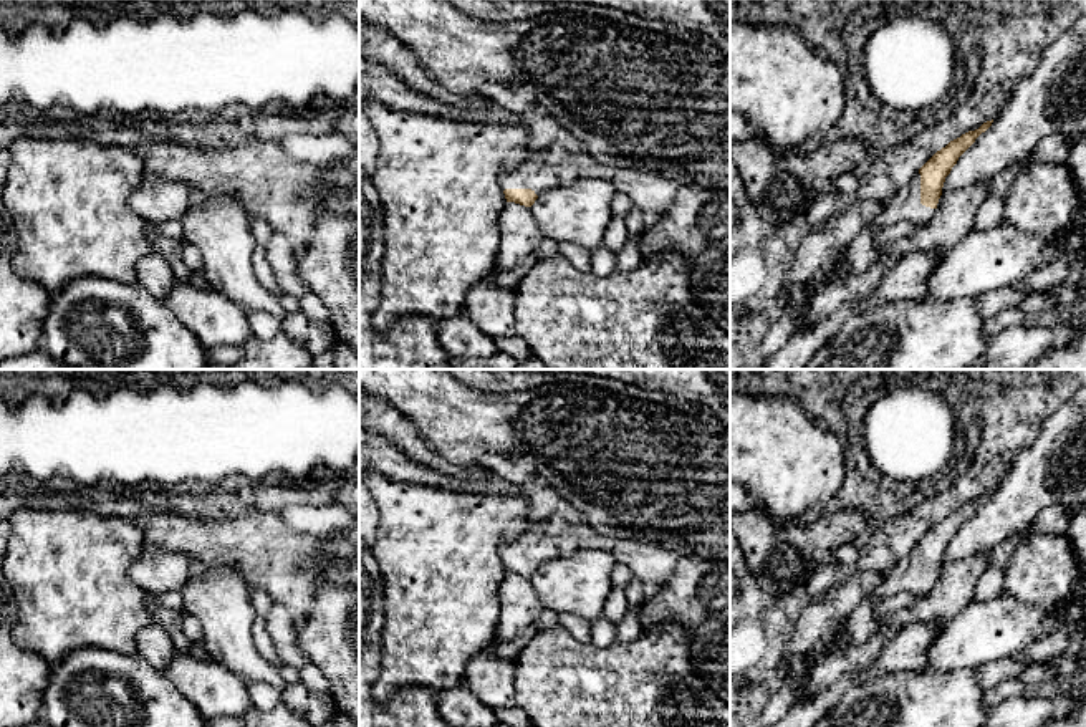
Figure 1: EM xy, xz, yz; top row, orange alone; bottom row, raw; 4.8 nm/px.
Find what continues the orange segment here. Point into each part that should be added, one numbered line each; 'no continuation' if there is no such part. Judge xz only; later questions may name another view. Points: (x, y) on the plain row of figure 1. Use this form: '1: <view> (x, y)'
1: xz (538, 544)

